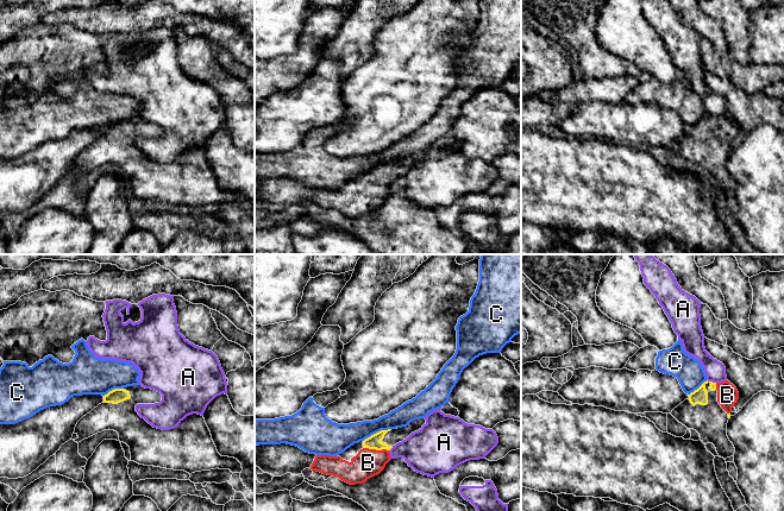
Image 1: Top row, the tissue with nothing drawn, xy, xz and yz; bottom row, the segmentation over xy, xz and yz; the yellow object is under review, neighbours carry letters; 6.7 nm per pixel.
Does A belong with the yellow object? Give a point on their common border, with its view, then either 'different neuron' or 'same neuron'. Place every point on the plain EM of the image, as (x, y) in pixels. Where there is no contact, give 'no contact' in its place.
meets yellow in yz at (712, 115); different neuron

